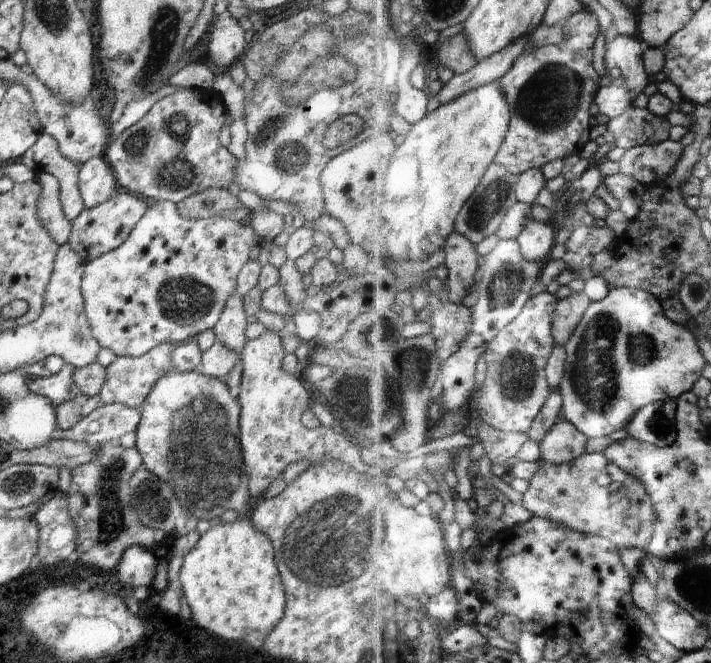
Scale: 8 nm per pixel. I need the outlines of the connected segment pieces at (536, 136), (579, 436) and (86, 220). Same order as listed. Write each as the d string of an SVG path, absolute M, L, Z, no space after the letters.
M580 12L572 16L566 26L570 46L544 46L532 53L526 53L500 81L513 111L513 121L496 162L504 165L512 174L521 175L530 169L543 169L556 158L570 158L574 154L580 154L591 140L590 108L600 92L600 74L594 68L594 46L602 32L602 26L598 16L592 12Z
M557 422L541 442L543 458L555 465L574 462L587 453L589 439L573 422Z
M121 189L118 194L109 198L106 202L92 207L85 208L82 212L71 222L71 233L69 238L69 245L83 258L84 262L88 262L98 258L100 255L106 254L115 248L118 248L127 238L136 223L144 216L148 206L144 200L136 197L136 194Z

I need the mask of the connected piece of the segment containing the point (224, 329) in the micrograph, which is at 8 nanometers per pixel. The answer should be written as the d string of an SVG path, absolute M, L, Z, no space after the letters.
M234 293L226 301L220 320L213 328L216 340L238 356L241 356L242 349L249 341L246 338L246 315L243 309L243 298Z

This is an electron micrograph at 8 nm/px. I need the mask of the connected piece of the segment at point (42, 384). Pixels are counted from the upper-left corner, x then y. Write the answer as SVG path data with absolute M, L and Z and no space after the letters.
M65 363L62 370L49 377L38 377L32 380L27 387L30 392L45 396L51 400L52 406L56 408L63 402L68 402L80 394L79 388L73 383L72 373L75 367Z

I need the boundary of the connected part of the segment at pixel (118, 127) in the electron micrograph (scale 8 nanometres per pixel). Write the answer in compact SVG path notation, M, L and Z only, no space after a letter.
M166 84L162 86L161 89L158 89L156 93L147 95L146 98L140 99L139 101L131 102L123 112L122 118L109 126L110 133L107 137L107 142L112 142L124 129L140 122L150 108L156 104L156 101L160 100L162 97L175 94L178 90L182 90L182 87Z

